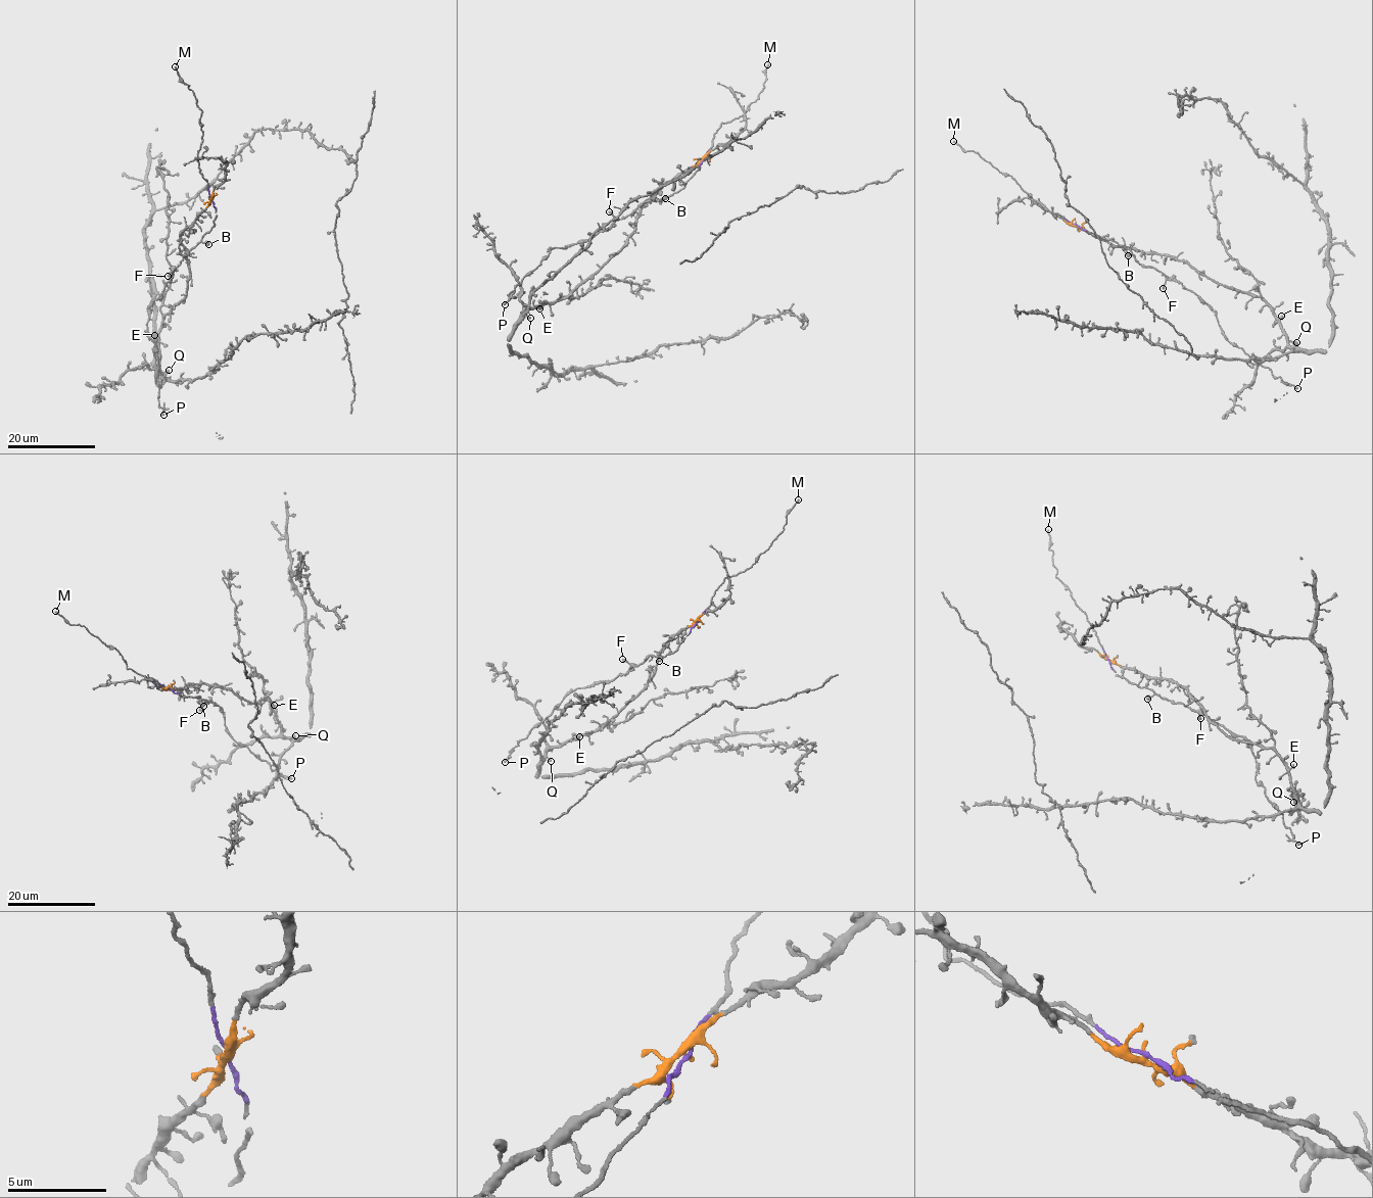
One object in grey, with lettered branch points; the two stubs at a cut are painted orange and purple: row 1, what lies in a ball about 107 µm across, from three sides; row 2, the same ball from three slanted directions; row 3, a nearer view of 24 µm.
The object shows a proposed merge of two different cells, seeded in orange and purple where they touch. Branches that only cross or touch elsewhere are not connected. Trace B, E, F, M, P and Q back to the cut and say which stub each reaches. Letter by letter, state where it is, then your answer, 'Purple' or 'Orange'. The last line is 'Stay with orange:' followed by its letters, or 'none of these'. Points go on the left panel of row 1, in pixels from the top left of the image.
B: Place: (208, 244). Purple
E: Place: (154, 335). Orange
F: Place: (168, 276). Purple
M: Place: (175, 66). Purple
P: Place: (163, 415). Purple
Q: Place: (169, 370). Orange
Stay with orange: E, Q

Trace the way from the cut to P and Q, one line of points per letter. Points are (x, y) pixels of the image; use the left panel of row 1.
P: (211, 198), (217, 216), (212, 227), (175, 267), (150, 308), (147, 331), (156, 346), (155, 381), (163, 415)
Q: (211, 198), (181, 233), (190, 260), (187, 290), (166, 314), (158, 337), (159, 369), (163, 373), (169, 370)

